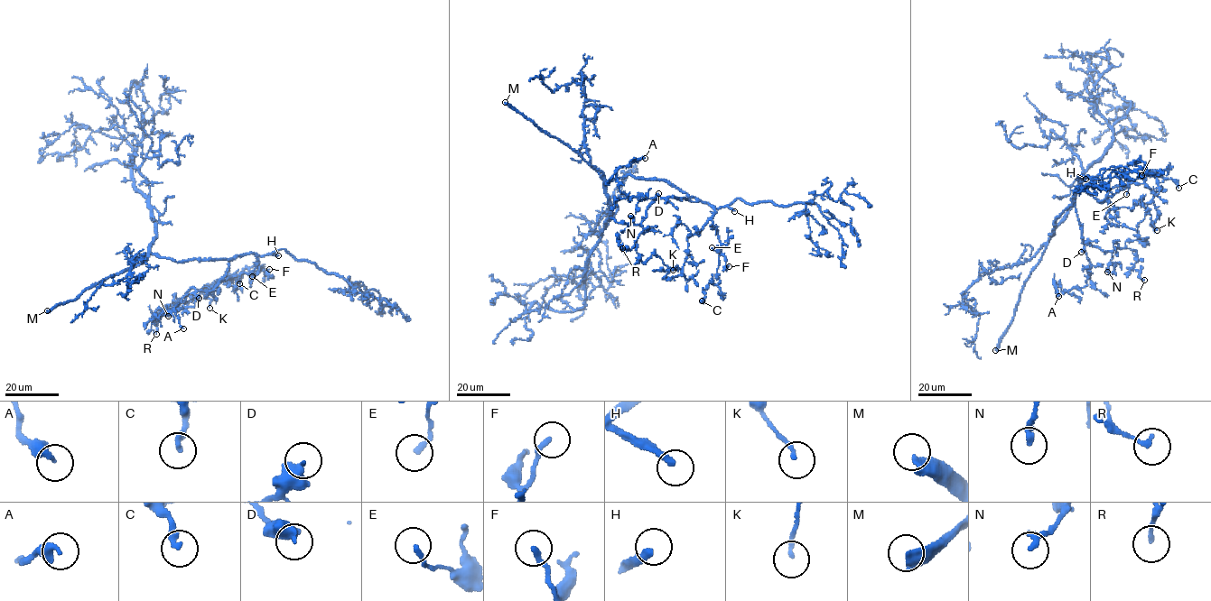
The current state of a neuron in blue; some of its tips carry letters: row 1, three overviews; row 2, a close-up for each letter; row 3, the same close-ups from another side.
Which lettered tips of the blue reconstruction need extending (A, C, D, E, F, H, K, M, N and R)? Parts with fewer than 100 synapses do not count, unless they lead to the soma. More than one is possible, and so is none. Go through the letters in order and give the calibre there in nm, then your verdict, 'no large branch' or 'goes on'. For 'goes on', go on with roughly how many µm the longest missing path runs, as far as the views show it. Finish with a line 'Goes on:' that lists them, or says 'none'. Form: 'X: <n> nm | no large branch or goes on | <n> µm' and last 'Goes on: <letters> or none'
A: 440 nm | no large branch
C: 240 nm | no large branch
D: 440 nm | no large branch
E: 200 nm | no large branch
F: 200 nm | no large branch
H: 280 nm | goes on | 70 µm
K: 160 nm | no large branch
M: 360 nm | goes on | 40 µm
N: 280 nm | no large branch
R: 180 nm | no large branch
Goes on: H, M

